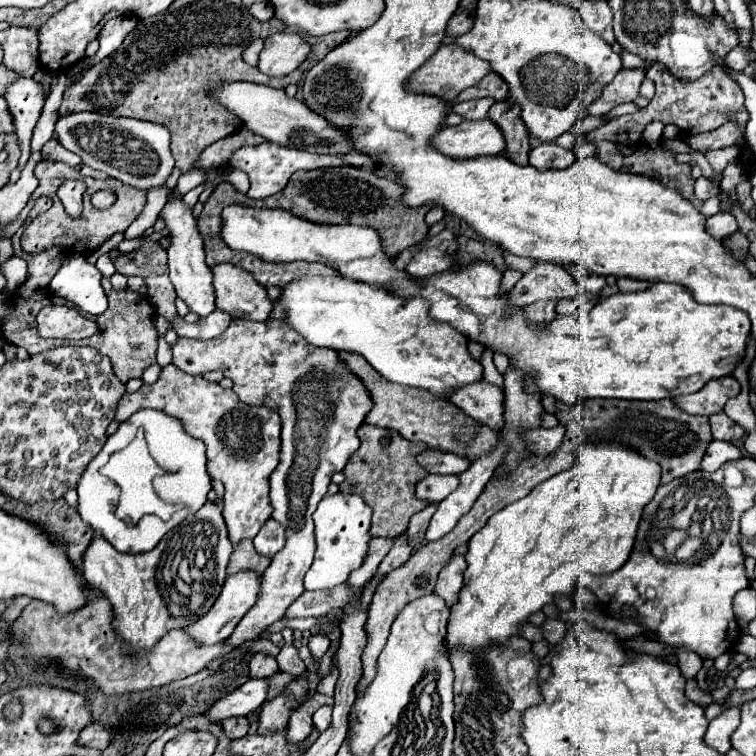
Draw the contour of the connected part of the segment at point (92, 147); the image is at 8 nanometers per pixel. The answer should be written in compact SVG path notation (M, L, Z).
M69 113L59 117L55 133L59 135L59 143L77 153L85 165L105 171L109 177L137 189L165 187L165 181L175 167L175 159L169 151L171 135L157 123L99 113Z

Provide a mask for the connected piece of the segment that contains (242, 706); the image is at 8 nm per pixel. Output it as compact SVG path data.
M249 679L237 691L215 701L203 713L203 717L211 723L219 723L227 717L239 717L239 715L247 717L265 701L265 697L267 697L267 679Z

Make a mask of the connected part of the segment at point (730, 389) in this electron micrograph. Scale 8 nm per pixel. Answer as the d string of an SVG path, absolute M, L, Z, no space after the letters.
M723 377L723 379L713 379L697 393L679 395L679 397L675 397L675 401L679 403L679 407L683 407L683 411L687 411L691 415L709 417L713 413L723 411L723 405L727 403L727 399L739 395L739 389L741 387L735 381L735 377Z

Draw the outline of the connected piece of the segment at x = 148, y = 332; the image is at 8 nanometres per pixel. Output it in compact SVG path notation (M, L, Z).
M103 277L103 289L109 297L109 309L99 315L91 317L89 313L85 315L87 319L95 321L99 325L99 333L93 337L85 339L83 345L99 349L103 355L111 359L113 373L127 383L133 377L141 377L141 373L155 363L155 353L157 353L157 329L155 329L155 307L147 299L147 295L137 293L133 289L123 289L115 291L109 283L109 277Z

